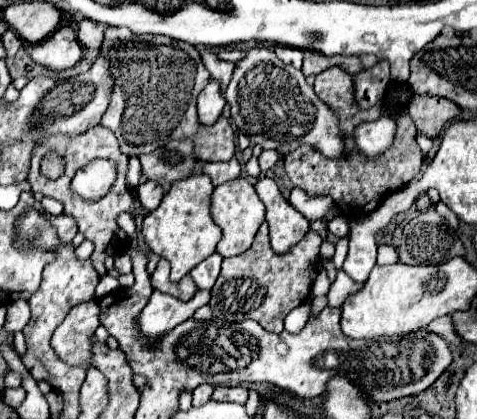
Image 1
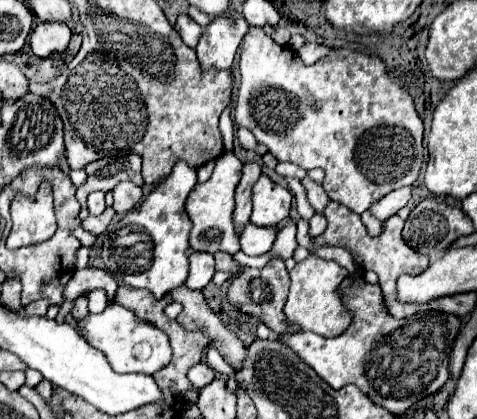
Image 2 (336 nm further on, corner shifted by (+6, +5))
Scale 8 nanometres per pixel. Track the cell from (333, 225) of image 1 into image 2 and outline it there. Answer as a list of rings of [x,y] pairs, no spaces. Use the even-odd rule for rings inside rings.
[[[308,176],[302,180],[302,184],[304,184],[304,188],[306,188],[308,202],[314,206],[314,210],[316,210],[318,214],[324,214],[324,208],[330,204],[330,198],[328,198],[328,194],[324,192],[324,188],[322,188],[320,184],[312,182]]]

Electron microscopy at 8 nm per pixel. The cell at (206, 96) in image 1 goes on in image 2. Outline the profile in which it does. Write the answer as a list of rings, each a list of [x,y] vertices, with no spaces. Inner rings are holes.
[[[220,16],[220,20],[212,20],[212,24],[204,30],[200,44],[196,48],[200,56],[202,70],[224,70],[230,68],[240,46],[242,34],[248,30],[244,16],[238,18],[238,24],[230,24],[228,16]]]

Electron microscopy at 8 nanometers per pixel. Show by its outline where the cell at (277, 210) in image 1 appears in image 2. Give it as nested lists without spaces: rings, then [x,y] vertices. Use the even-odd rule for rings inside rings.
[[[266,174],[252,188],[252,222],[256,226],[274,226],[290,216],[292,194],[288,188],[272,182]]]

